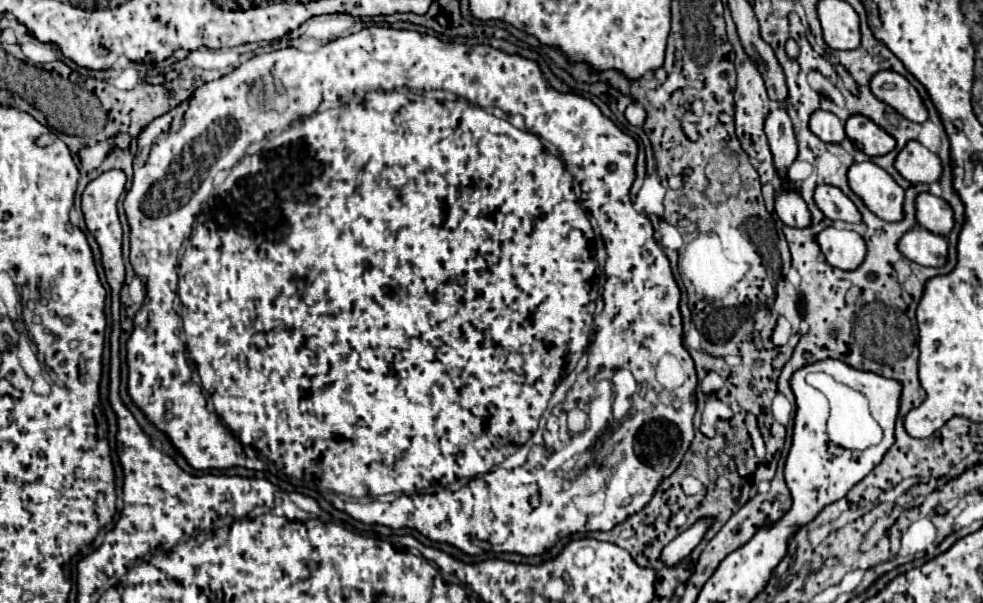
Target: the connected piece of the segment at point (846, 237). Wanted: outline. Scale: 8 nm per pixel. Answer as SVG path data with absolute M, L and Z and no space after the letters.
M828 226L816 234L816 242L826 258L826 262L840 270L854 270L866 256L864 238L852 230L840 230Z

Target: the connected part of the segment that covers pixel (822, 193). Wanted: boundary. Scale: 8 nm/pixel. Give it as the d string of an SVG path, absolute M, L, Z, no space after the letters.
M818 184L814 190L814 202L830 220L844 220L844 222L860 222L860 212L852 204L852 200L838 188L830 184Z

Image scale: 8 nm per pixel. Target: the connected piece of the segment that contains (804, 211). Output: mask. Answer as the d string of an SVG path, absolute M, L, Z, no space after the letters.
M776 188L776 196L774 196L774 210L778 214L778 218L788 224L788 226L796 226L796 228L804 228L810 224L810 212L806 202L802 200L802 196L796 190L782 190Z

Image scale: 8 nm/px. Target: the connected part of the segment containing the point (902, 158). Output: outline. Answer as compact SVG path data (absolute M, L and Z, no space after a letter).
M910 140L894 160L894 168L908 182L938 182L942 174L940 158L916 140Z

